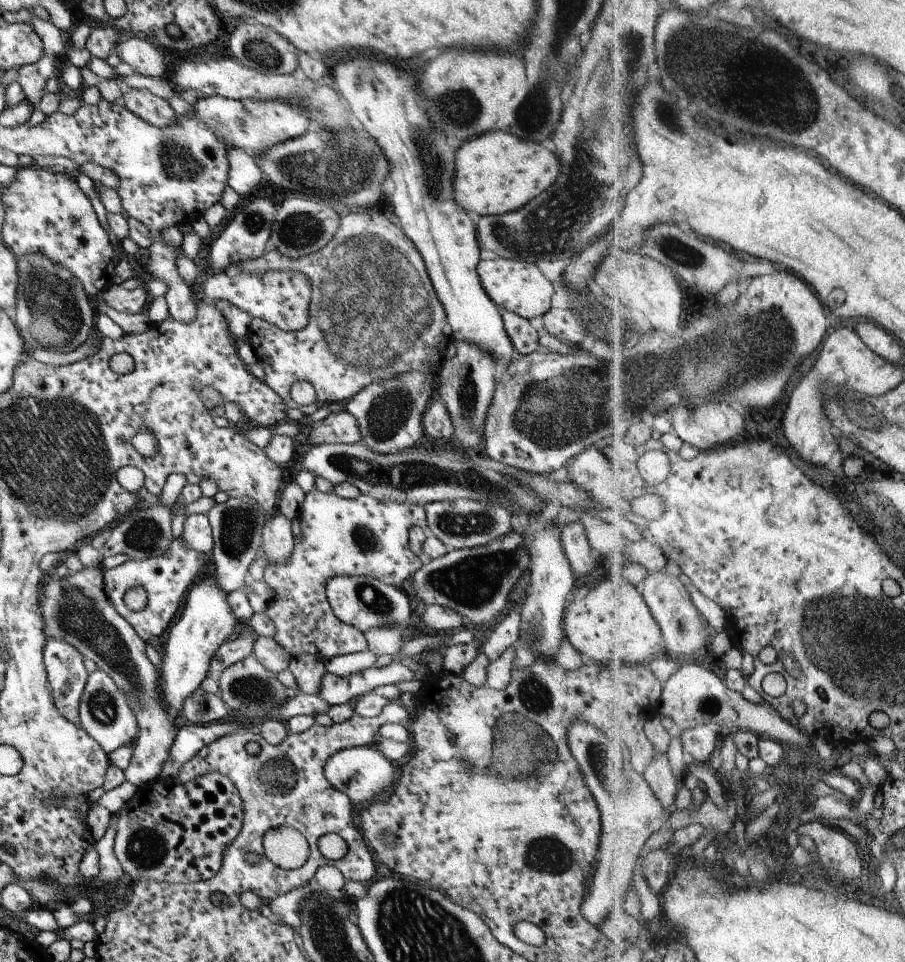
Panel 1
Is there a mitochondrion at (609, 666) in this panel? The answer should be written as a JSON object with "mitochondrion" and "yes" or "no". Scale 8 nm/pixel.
{"mitochondrion":"no"}

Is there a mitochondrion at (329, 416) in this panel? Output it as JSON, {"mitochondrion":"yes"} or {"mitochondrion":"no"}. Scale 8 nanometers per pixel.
{"mitochondrion":"no"}

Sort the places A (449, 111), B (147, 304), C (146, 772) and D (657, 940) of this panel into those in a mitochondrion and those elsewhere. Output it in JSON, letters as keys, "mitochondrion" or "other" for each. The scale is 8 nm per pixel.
{"A":"mitochondrion","B":"other","C":"other","D":"other"}

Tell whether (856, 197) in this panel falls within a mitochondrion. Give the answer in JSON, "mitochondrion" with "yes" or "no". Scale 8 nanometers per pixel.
{"mitochondrion":"no"}

